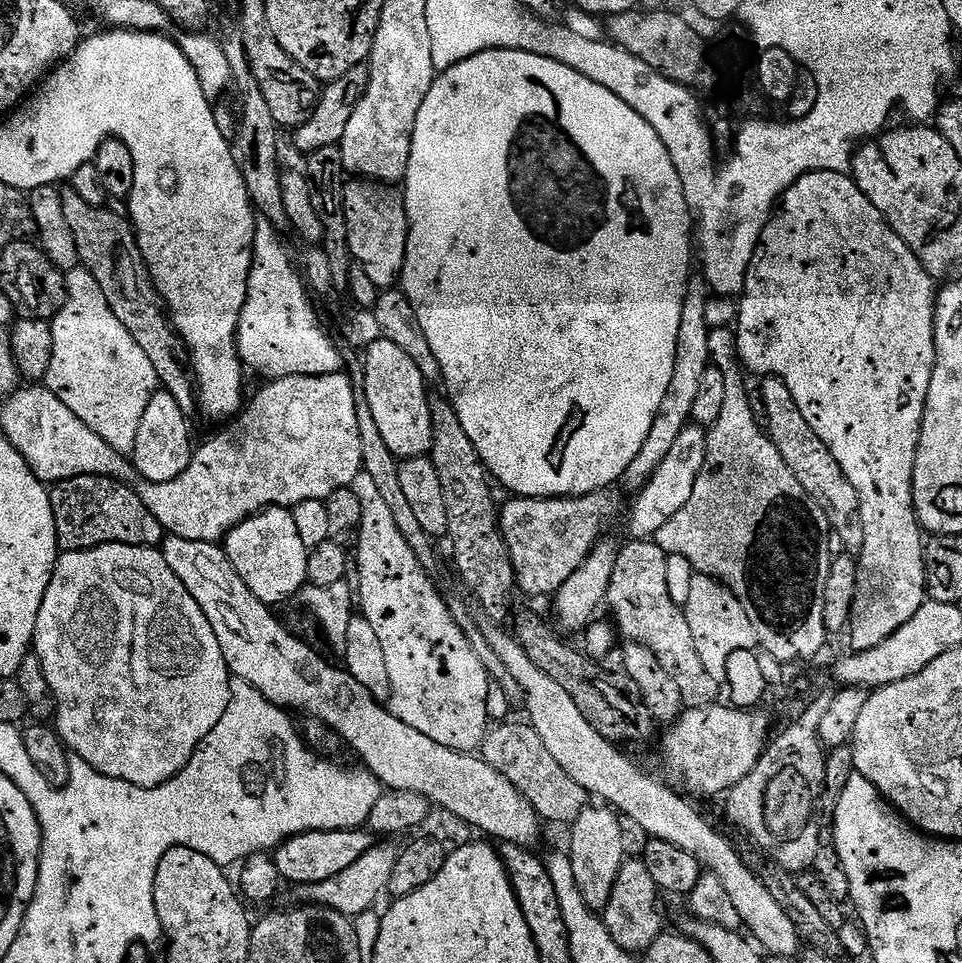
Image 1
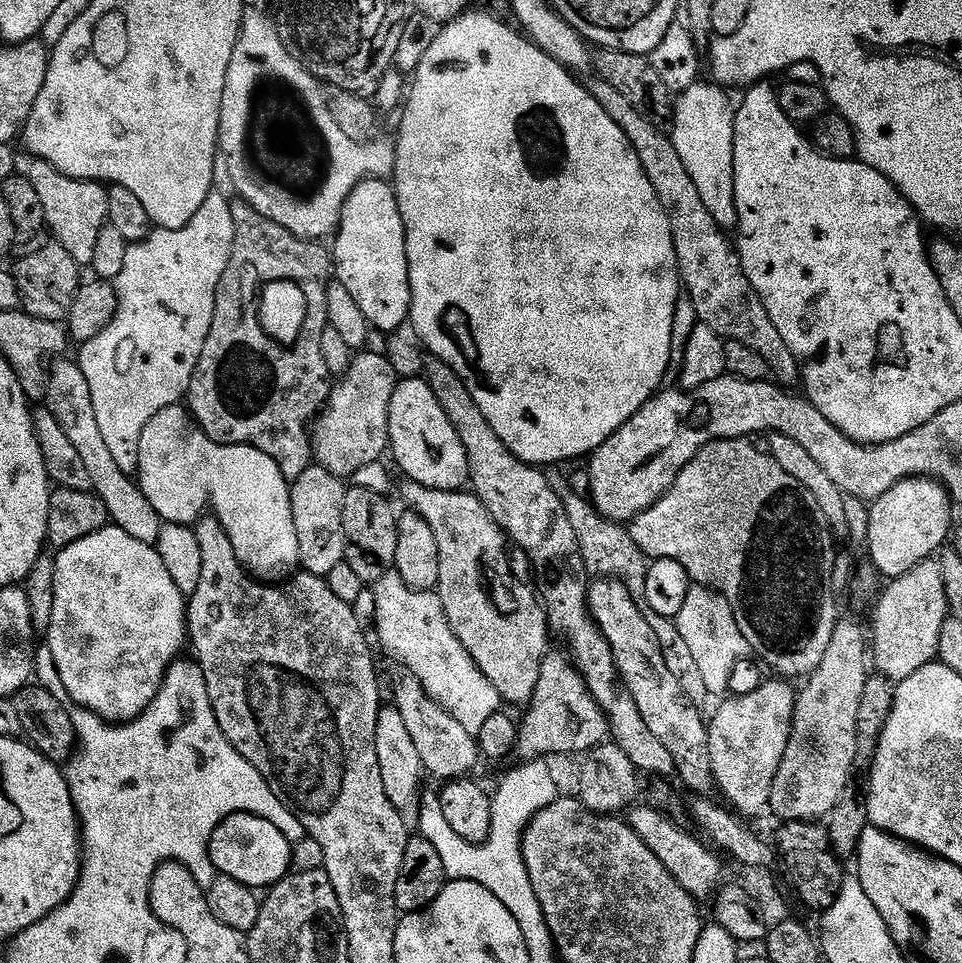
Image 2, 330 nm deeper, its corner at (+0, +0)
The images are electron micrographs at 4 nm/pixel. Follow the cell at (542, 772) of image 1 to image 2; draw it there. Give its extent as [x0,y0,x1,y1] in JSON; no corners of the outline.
[394,674,482,782]

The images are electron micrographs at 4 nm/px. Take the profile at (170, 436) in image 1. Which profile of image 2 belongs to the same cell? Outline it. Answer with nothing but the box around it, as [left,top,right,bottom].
[138,404,300,594]

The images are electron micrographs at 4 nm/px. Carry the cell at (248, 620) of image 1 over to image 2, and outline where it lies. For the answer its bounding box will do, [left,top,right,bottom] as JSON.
[46,358,162,546]

